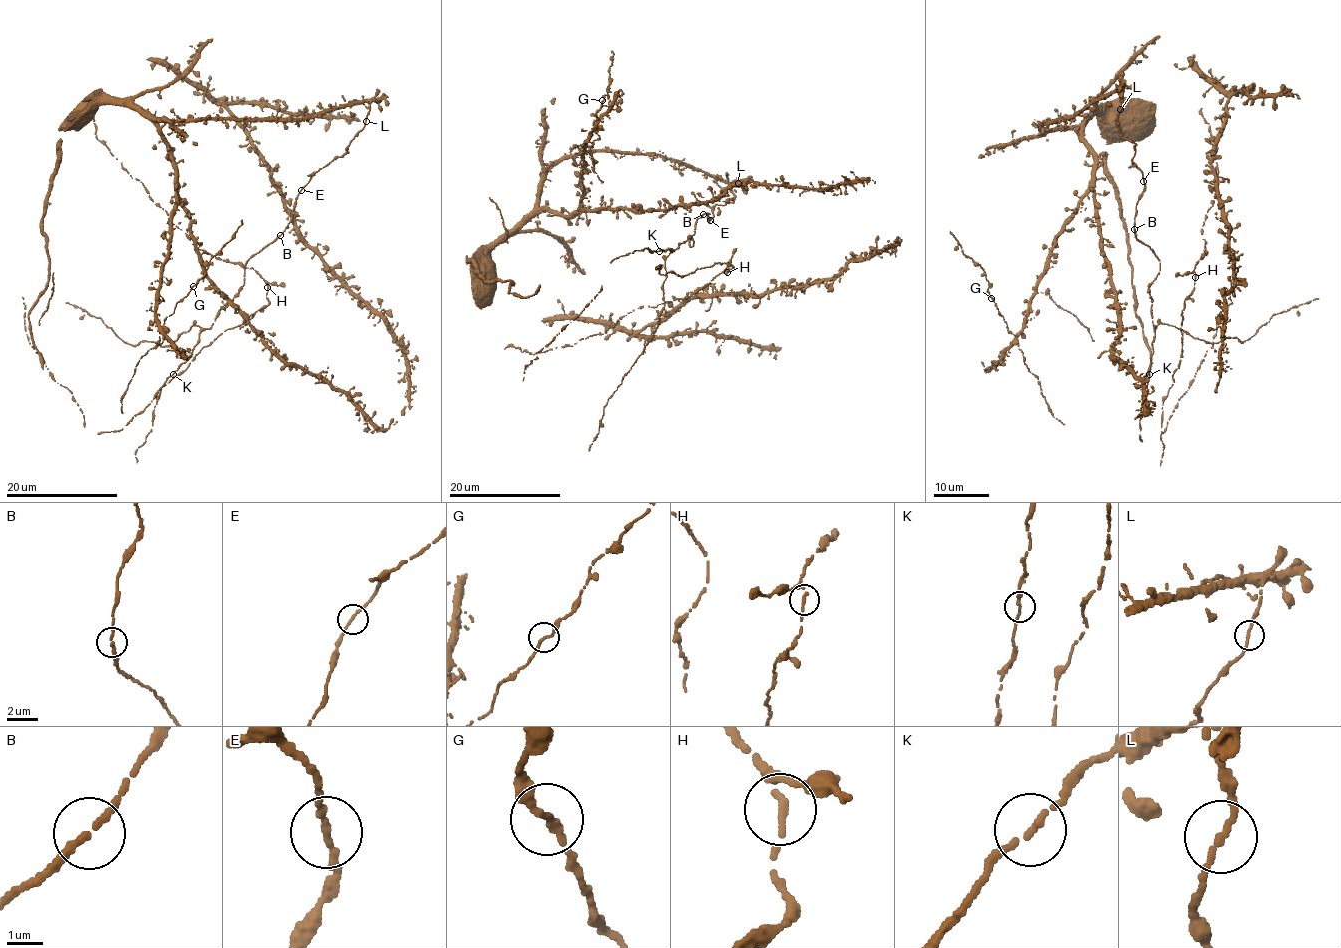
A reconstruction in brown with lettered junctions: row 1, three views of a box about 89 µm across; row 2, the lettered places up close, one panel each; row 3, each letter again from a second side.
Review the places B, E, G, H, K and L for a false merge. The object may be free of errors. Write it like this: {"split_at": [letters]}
{"split_at": []}

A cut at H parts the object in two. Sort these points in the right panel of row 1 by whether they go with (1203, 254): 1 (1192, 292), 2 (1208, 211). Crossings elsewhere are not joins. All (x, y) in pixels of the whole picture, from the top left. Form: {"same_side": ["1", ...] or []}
{"same_side": ["2"]}

